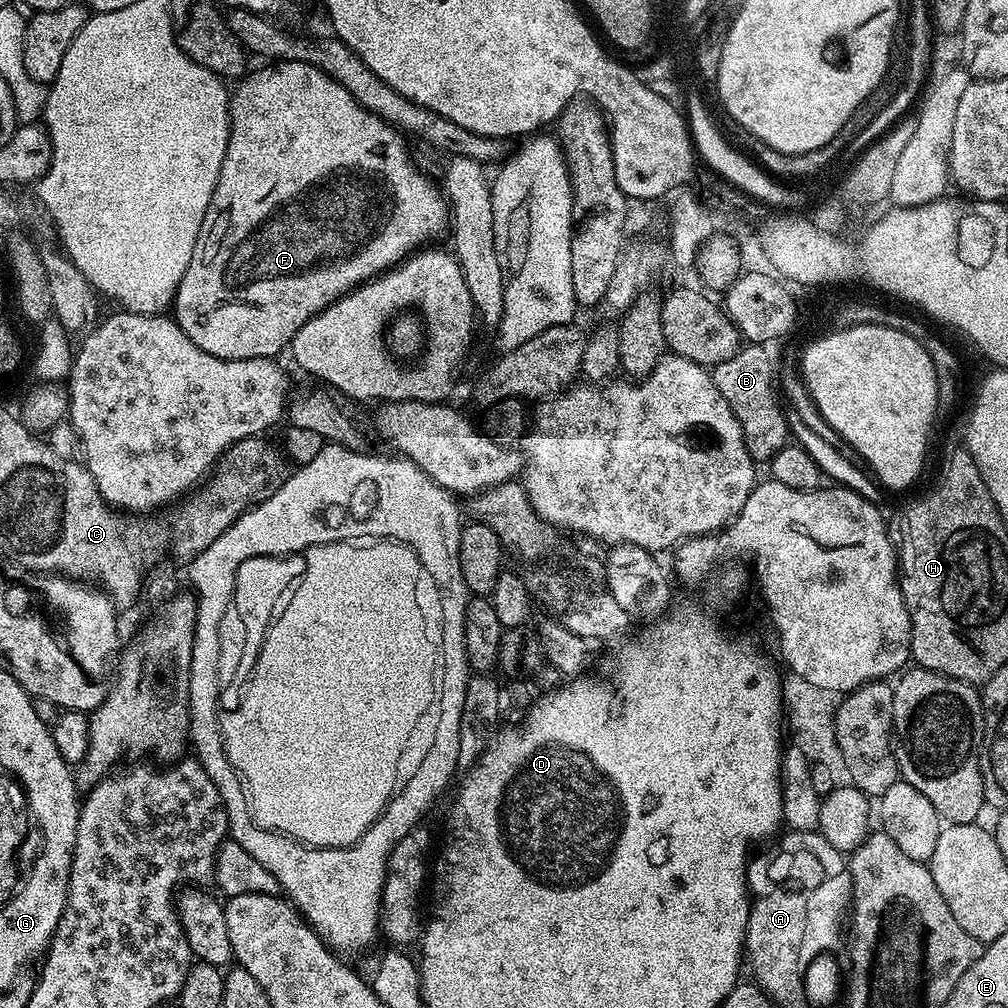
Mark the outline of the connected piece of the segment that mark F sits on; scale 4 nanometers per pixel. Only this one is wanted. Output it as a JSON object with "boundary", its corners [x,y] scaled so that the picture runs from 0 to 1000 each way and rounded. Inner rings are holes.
{"boundary":[[[292,61],[266,62],[262,63],[263,67],[258,67],[255,71],[247,70],[233,85],[228,95],[226,108],[228,109],[228,137],[224,145],[224,157],[220,157],[220,169],[216,173],[216,181],[212,185],[212,192],[208,196],[208,204],[204,208],[204,216],[200,216],[200,228],[196,232],[196,240],[192,244],[192,252],[188,264],[185,268],[185,272],[179,278],[179,283],[175,286],[173,295],[173,316],[175,322],[183,328],[185,335],[188,335],[188,339],[192,339],[192,343],[196,343],[198,347],[204,347],[204,351],[212,351],[212,355],[220,355],[221,357],[243,357],[244,355],[274,355],[277,349],[287,344],[292,335],[292,331],[296,331],[296,327],[305,317],[312,312],[315,312],[323,304],[327,304],[331,299],[340,294],[342,290],[348,290],[355,282],[360,282],[362,278],[368,278],[371,274],[385,269],[393,262],[396,262],[402,254],[414,249],[418,244],[424,243],[432,234],[441,233],[442,227],[446,222],[446,210],[442,205],[442,199],[438,193],[438,188],[433,187],[416,171],[415,168],[409,167],[409,163],[405,160],[405,147],[401,144],[402,136],[398,134],[393,127],[376,116],[365,111],[328,75],[321,72],[317,67],[312,64],[301,63]]]}

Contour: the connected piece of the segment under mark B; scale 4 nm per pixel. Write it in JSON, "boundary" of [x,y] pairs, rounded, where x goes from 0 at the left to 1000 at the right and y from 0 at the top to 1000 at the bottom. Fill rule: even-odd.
{"boundary":[[[743,340],[735,344],[728,355],[720,355],[720,359],[705,366],[708,383],[712,383],[724,407],[728,407],[738,432],[740,446],[750,458],[765,457],[766,452],[772,450],[772,446],[776,446],[784,437],[779,406],[774,405],[776,397],[768,380],[768,361],[762,358],[762,347],[761,344]]]}

